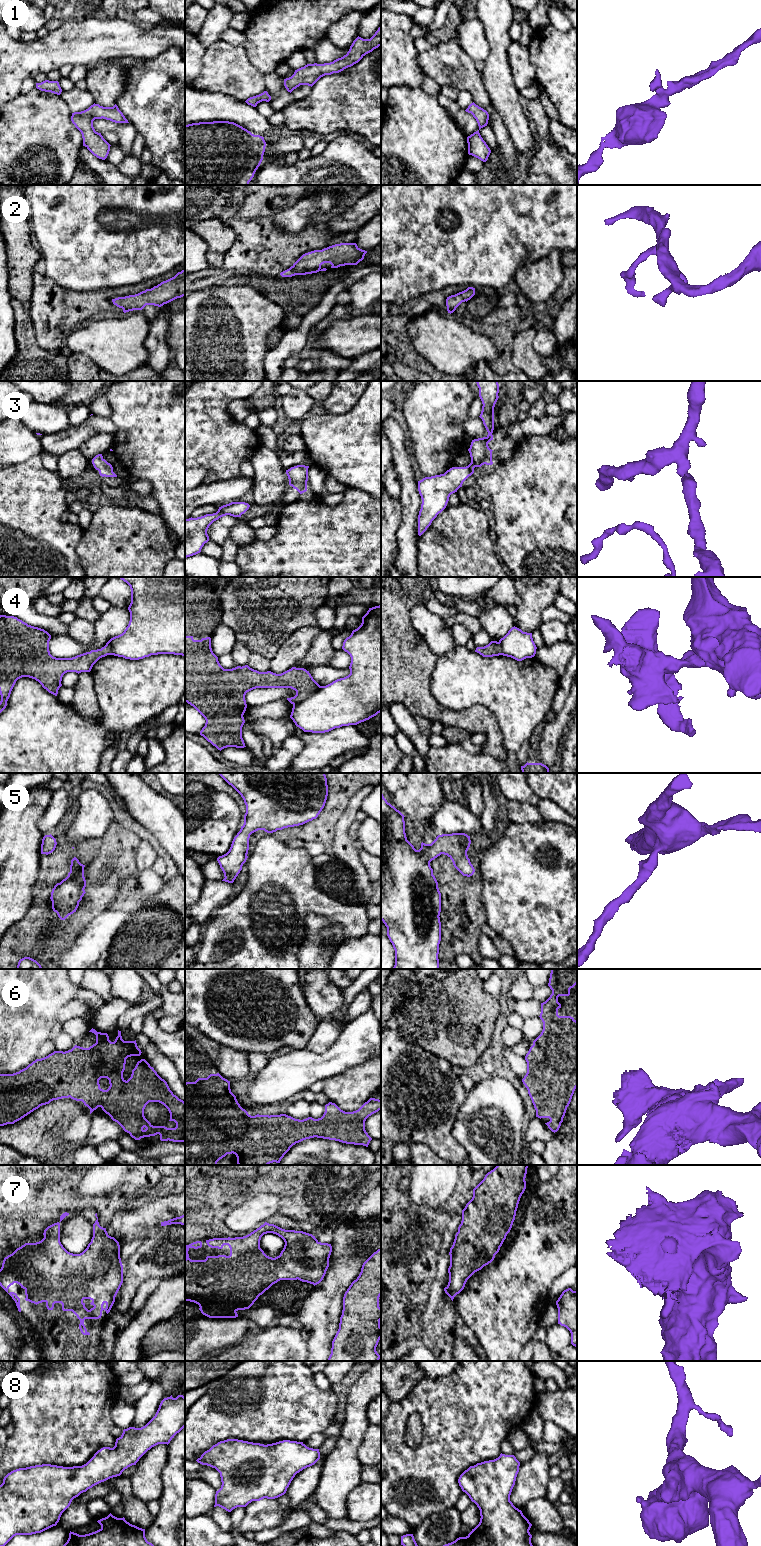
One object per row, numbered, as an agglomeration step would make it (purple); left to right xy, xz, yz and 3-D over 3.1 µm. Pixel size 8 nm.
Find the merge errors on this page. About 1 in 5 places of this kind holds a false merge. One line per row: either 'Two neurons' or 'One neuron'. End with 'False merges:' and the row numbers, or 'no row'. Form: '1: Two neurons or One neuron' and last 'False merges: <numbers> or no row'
1: One neuron
2: One neuron
3: One neuron
4: Two neurons
5: One neuron
6: One neuron
7: One neuron
8: One neuron
False merges: 4

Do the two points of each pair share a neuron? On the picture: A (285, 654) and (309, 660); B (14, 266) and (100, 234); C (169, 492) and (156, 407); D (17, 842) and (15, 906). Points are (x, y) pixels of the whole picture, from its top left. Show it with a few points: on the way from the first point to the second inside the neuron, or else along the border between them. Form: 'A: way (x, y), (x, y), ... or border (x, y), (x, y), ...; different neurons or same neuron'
A: border (314, 638), (307, 652), (294, 666); different neurons
B: border (39, 251), (41, 256); different neurons
C: way (169, 471), (169, 428); same neuron
D: way (15, 858), (15, 890); same neuron

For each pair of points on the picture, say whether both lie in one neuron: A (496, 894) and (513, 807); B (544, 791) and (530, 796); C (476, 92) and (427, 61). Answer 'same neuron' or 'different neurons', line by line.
A: different neurons
B: different neurons
C: same neuron

